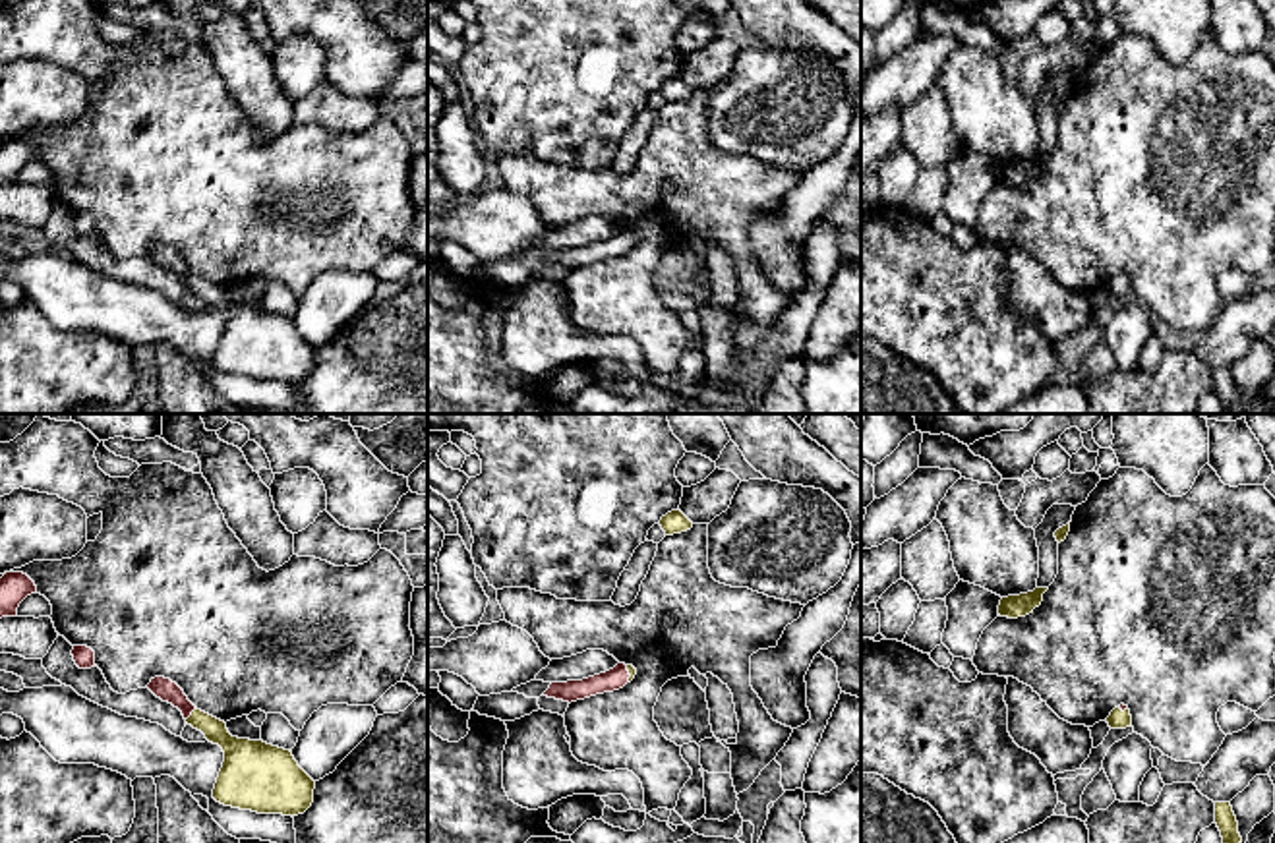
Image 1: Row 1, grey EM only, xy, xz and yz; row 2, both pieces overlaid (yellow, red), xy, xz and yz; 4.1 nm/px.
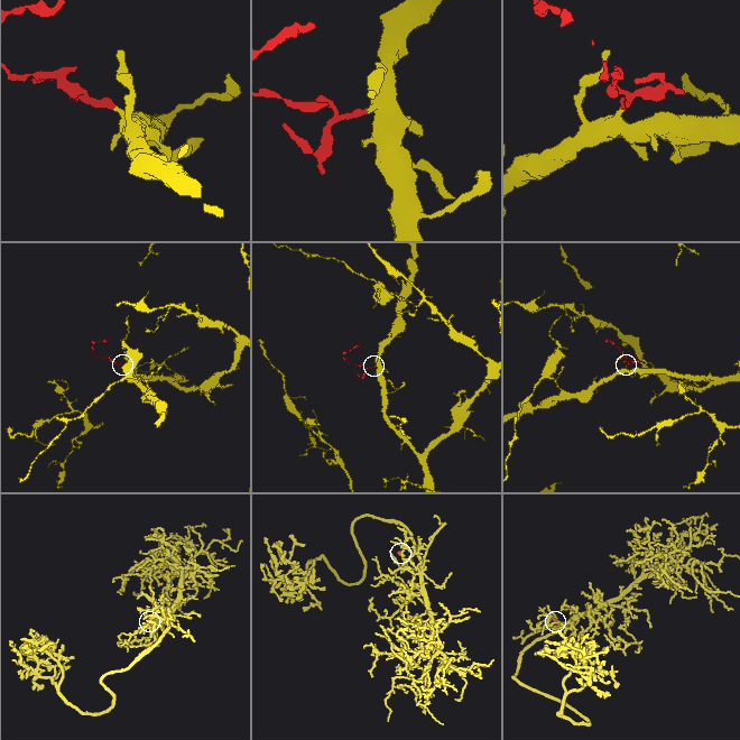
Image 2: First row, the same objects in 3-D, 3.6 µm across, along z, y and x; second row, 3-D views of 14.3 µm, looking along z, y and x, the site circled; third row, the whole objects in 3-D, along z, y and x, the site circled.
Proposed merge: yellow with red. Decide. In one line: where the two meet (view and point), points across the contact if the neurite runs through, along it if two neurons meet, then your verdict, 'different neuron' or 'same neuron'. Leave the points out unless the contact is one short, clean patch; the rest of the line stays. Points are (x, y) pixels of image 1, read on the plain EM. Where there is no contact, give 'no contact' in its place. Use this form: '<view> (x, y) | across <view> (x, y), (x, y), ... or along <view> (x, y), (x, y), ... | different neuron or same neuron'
xy (192, 281) | across xy (238, 319), (192, 281), (165, 256) | same neuron

